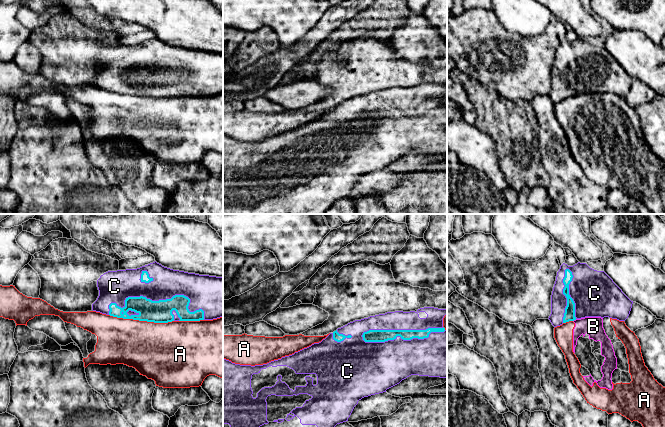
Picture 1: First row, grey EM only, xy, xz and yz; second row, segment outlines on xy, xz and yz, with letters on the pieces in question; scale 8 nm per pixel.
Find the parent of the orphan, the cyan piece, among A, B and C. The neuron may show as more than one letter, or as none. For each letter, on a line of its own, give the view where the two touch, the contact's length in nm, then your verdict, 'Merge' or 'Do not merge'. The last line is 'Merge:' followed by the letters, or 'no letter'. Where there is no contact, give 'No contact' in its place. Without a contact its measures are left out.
A: Touches cyan in xy. Shared border 500 nm. Do not merge
B: Touches cyan in yz. Shared border 40 nm. Do not merge
C: Touches cyan in xz. Shared border 700 nm. Merge
Merge: C

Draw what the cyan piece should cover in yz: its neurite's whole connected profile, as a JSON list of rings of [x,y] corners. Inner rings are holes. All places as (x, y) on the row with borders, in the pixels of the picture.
[[[563,263],[557,272],[551,295],[549,320],[554,327],[585,317],[609,317],[625,321],[631,311],[631,301],[613,280],[604,272],[590,268],[586,263],[568,266]]]

